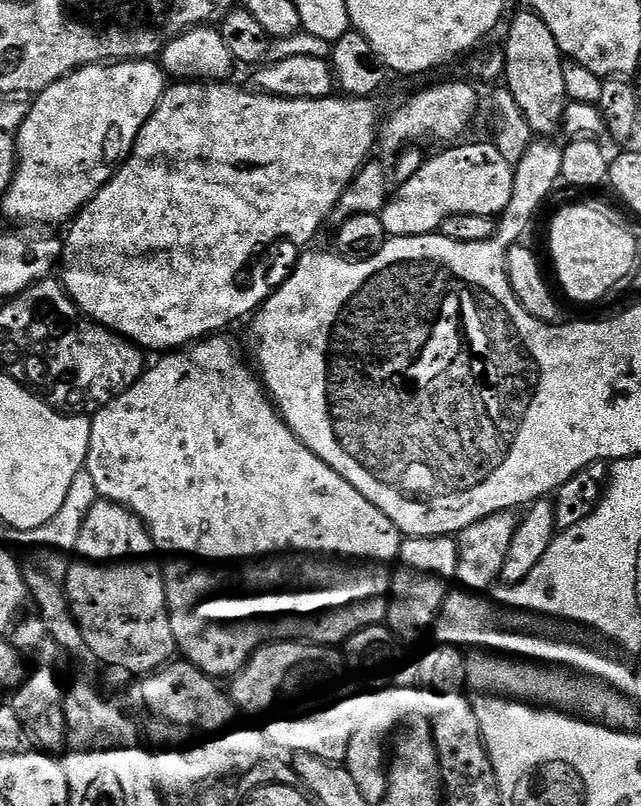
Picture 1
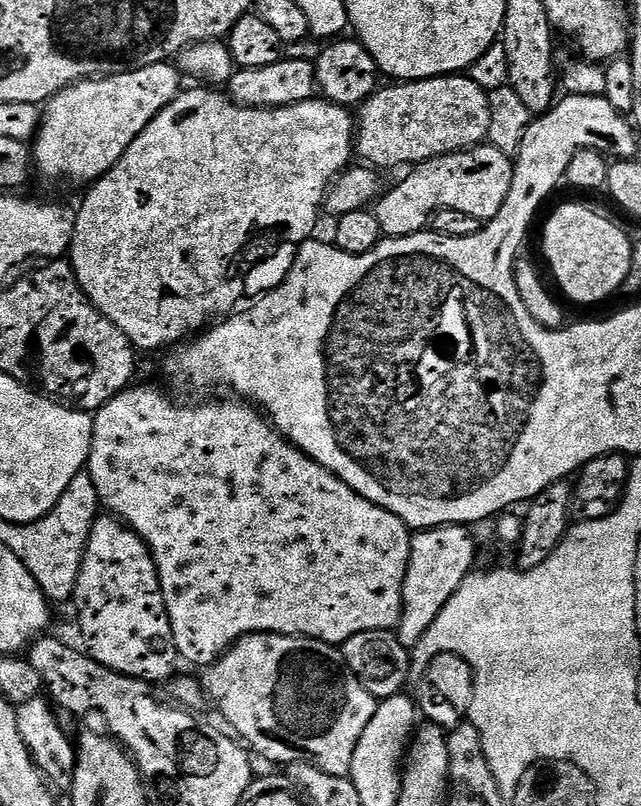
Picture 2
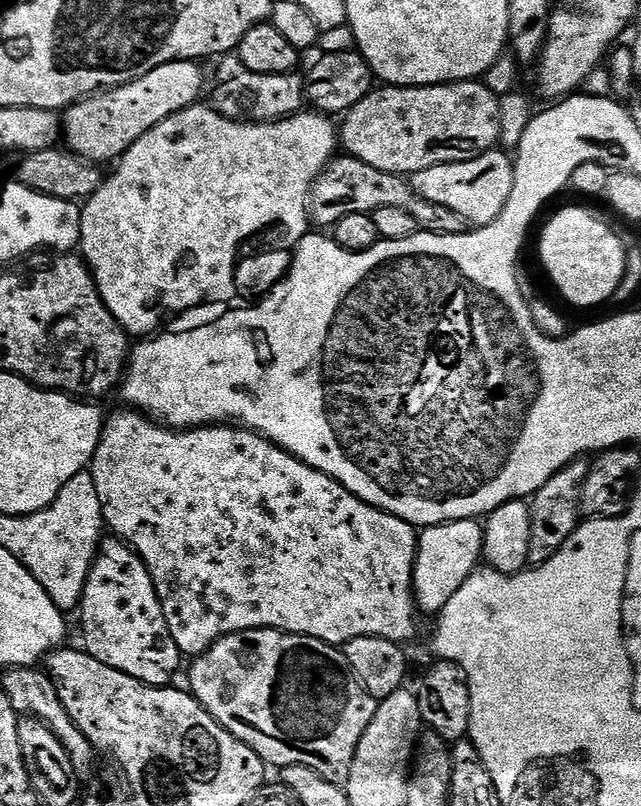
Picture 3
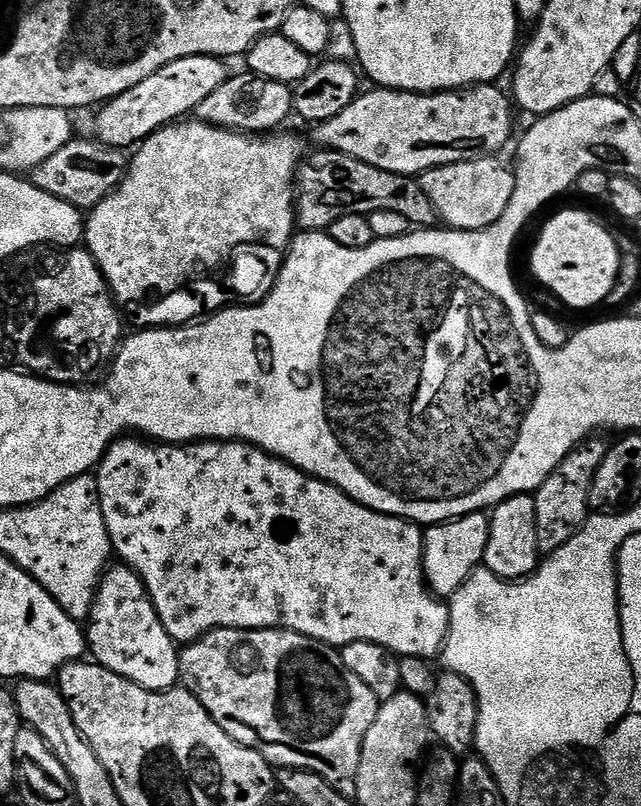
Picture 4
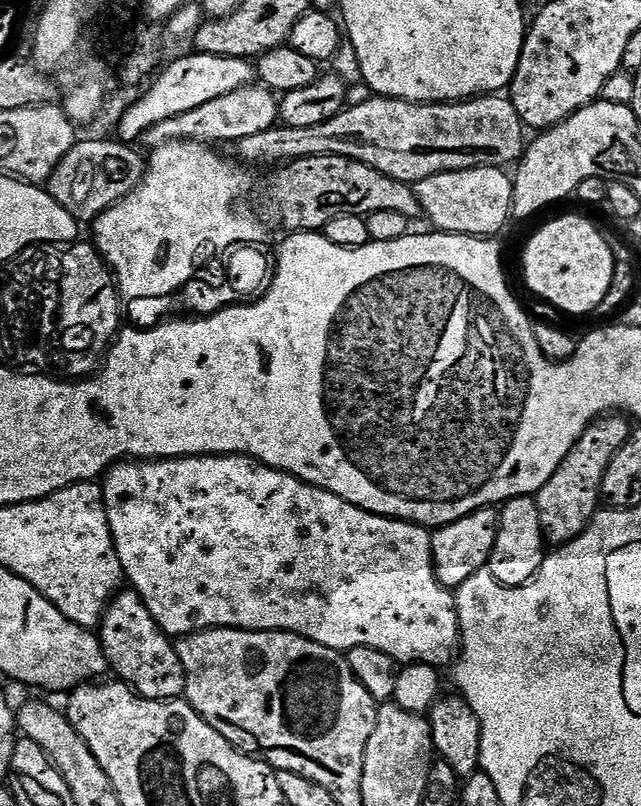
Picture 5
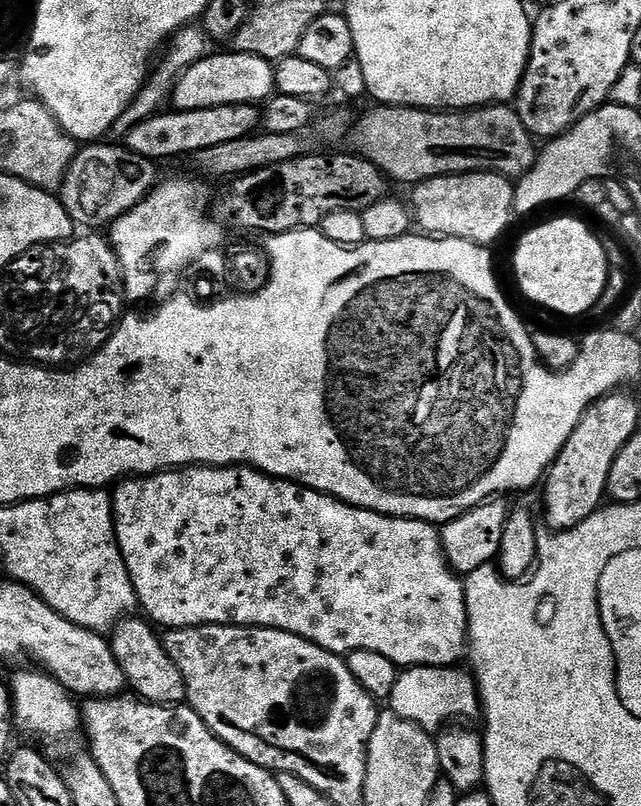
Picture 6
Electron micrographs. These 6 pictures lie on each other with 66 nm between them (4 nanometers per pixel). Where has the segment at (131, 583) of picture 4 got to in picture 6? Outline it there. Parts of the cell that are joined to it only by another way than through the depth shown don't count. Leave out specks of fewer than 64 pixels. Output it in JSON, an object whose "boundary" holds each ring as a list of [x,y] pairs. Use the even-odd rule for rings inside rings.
{"boundary":[[[136,619],[121,620],[110,633],[112,653],[118,666],[122,666],[122,674],[126,674],[128,688],[139,699],[147,700],[149,704],[183,705],[186,700],[186,686],[178,666],[174,666],[170,654],[166,654],[164,641],[158,635],[157,629],[147,619]]]}

